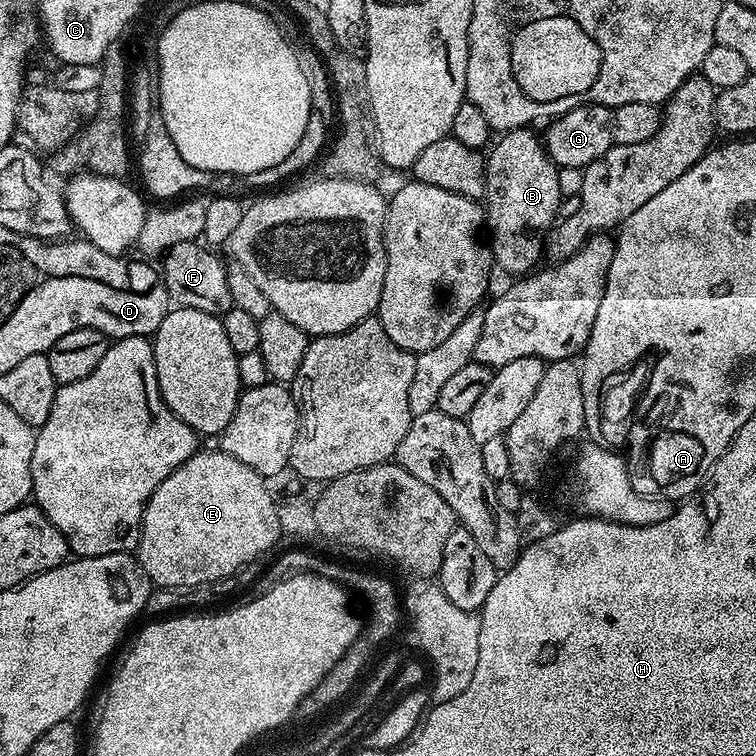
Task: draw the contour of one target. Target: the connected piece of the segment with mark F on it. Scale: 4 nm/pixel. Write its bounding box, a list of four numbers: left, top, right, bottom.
[162,240,233,317]

